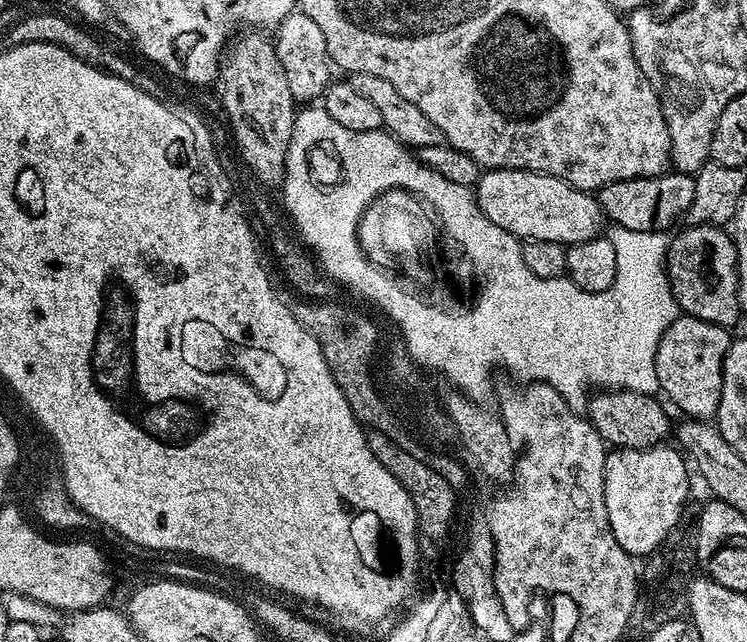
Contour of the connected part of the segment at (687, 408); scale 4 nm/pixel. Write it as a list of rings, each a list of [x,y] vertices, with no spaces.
[[[687,314],[677,315],[674,322],[662,334],[662,342],[658,342],[658,354],[656,355],[656,377],[660,383],[659,391],[668,395],[667,403],[673,409],[684,412],[685,417],[693,420],[711,421],[719,410],[719,400],[722,398],[723,388],[723,358],[730,343],[729,329],[711,324],[705,320],[699,320]]]

